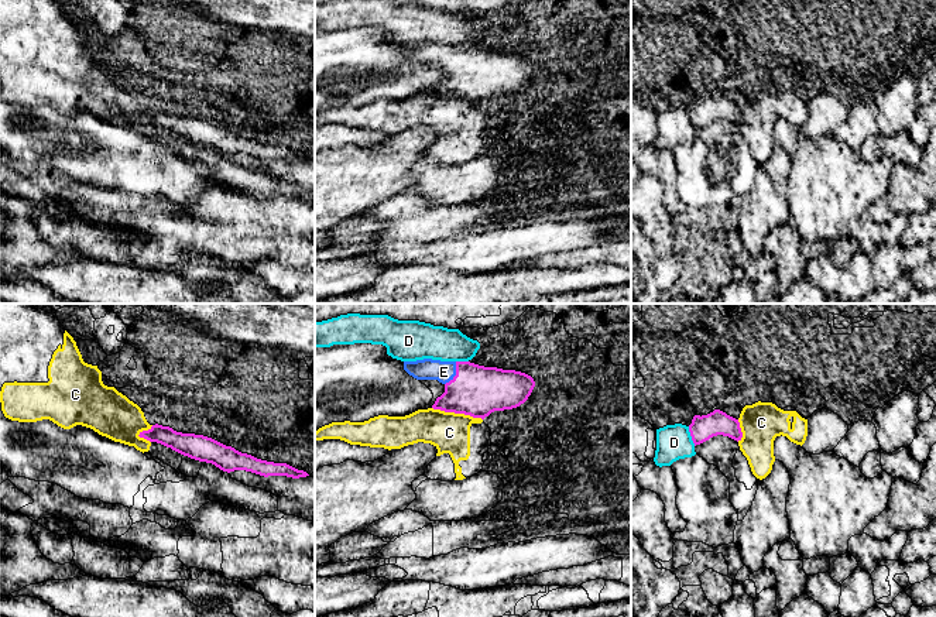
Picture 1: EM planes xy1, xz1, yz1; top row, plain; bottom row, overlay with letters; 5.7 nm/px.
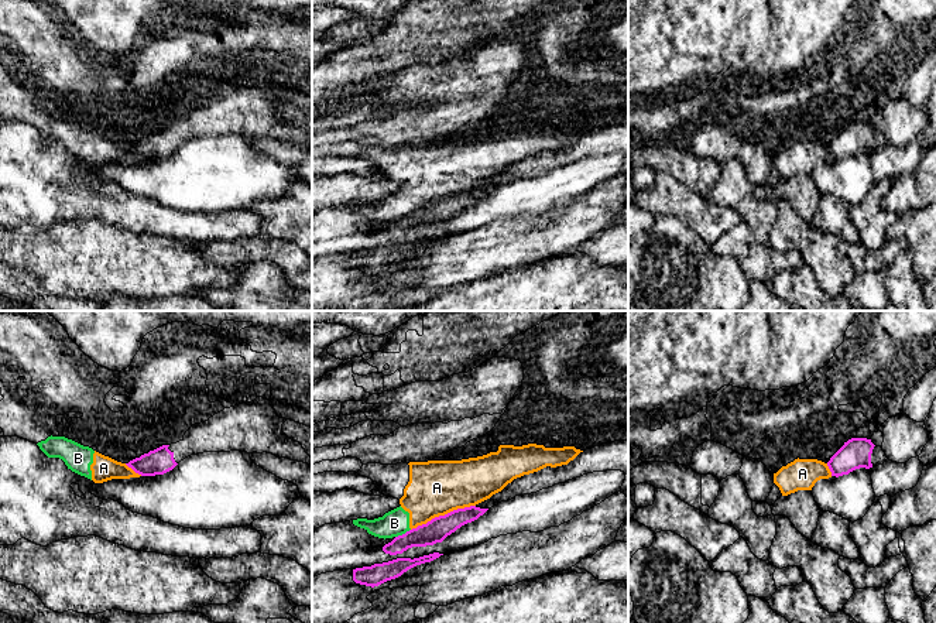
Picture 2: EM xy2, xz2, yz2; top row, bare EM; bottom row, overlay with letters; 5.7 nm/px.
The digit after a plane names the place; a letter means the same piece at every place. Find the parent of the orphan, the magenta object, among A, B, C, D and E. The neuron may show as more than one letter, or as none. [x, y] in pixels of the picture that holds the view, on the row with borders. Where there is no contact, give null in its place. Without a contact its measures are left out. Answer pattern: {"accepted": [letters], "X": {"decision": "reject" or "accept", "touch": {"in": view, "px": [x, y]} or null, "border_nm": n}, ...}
{"accepted": ["E"], "A": {"decision": "reject", "touch": {"in": "xz2", "px": [442, 516]}, "border_nm": 400}, "B": {"decision": "reject", "touch": {"in": "xz2", "px": [403, 534]}, "border_nm": 100}, "C": {"decision": "reject", "touch": {"in": "xz1", "px": [458, 412]}, "border_nm": 300}, "D": {"decision": "reject", "touch": {"in": "yz1", "px": [691, 435]}, "border_nm": 120}, "E": {"decision": "accept", "touch": {"in": "xz1", "px": [456, 373]}, "border_nm": 150}}

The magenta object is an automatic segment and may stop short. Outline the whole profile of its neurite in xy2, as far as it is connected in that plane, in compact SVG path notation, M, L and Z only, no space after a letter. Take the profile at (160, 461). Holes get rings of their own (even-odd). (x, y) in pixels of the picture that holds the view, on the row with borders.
M257 397L251 403L224 408L208 421L192 425L182 441L162 445L126 465L141 476L155 476L172 470L191 455L230 451L267 452L312 465L302 445L282 432L285 421L275 414L270 400Z

